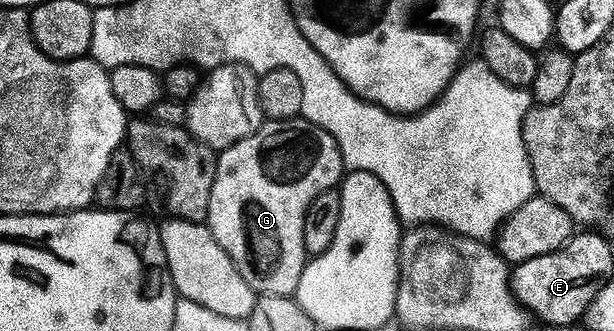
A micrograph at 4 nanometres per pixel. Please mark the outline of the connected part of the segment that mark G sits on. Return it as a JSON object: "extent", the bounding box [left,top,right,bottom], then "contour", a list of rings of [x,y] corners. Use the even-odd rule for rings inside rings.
{"extent":[207,116,343,298],"contour":[[[300,116],[288,118],[287,120],[283,120],[280,124],[273,124],[270,125],[270,127],[270,130],[268,130],[268,128],[258,130],[257,133],[247,136],[235,144],[231,144],[225,150],[217,154],[215,184],[211,184],[211,204],[209,205],[207,225],[209,231],[215,236],[215,240],[219,240],[223,252],[227,252],[227,256],[231,256],[235,268],[239,268],[239,276],[243,276],[243,280],[247,280],[247,284],[251,284],[251,288],[258,295],[274,294],[275,296],[288,298],[296,295],[299,276],[303,272],[307,261],[307,255],[303,248],[303,216],[307,212],[311,200],[315,200],[315,196],[319,196],[319,192],[334,189],[334,187],[340,183],[343,177],[343,163],[341,153],[333,137],[323,128],[311,124],[306,118]]]}

